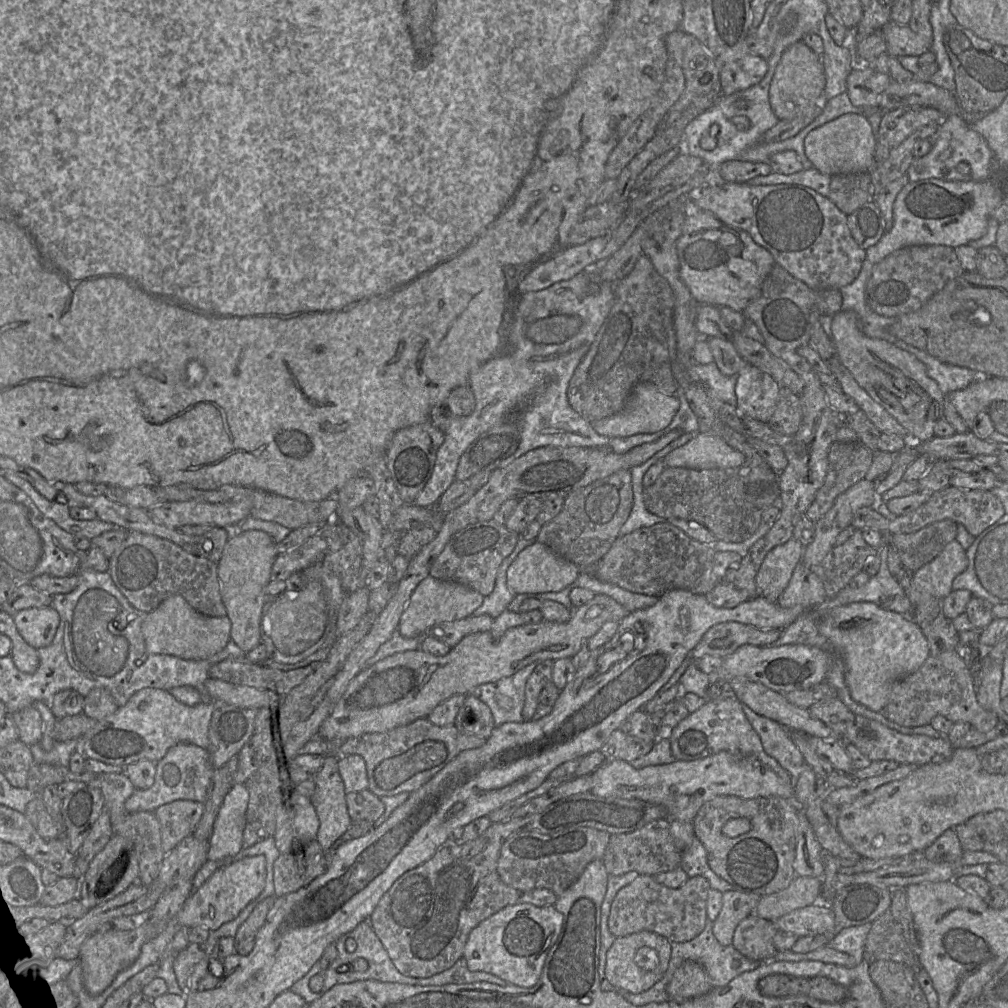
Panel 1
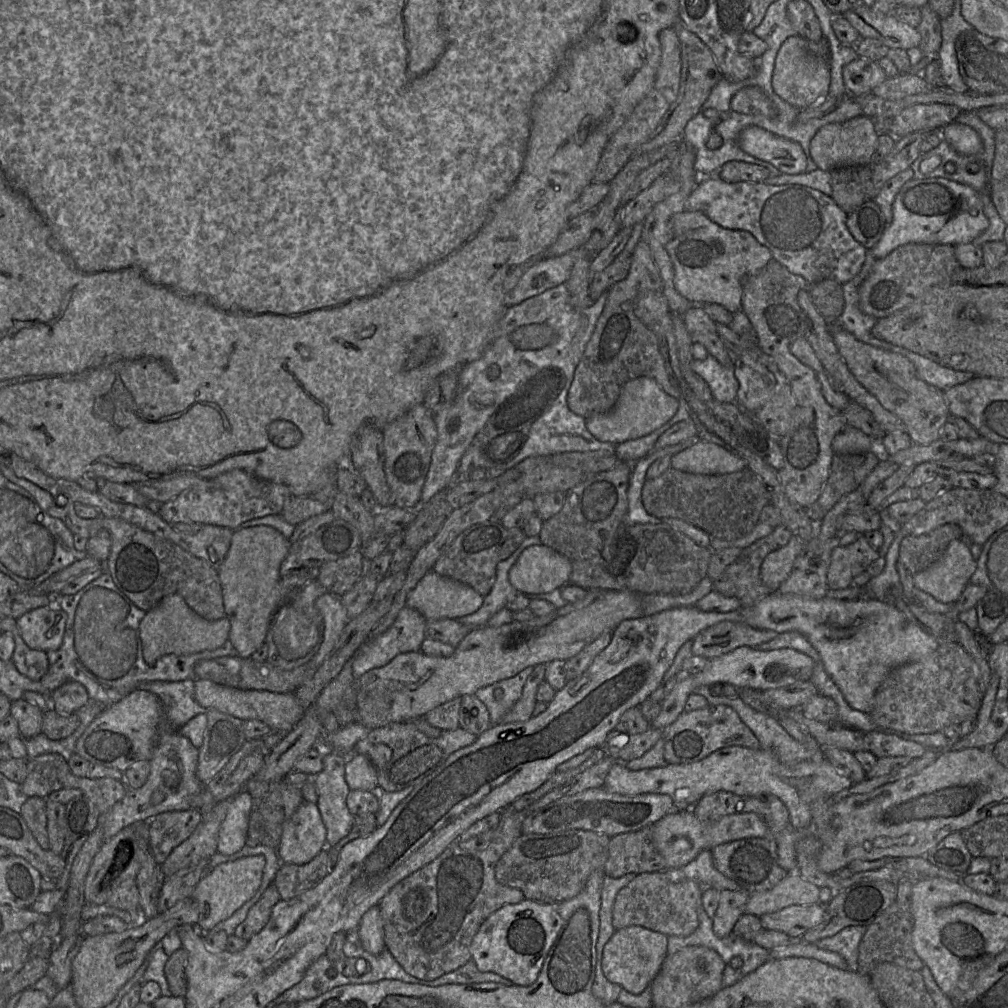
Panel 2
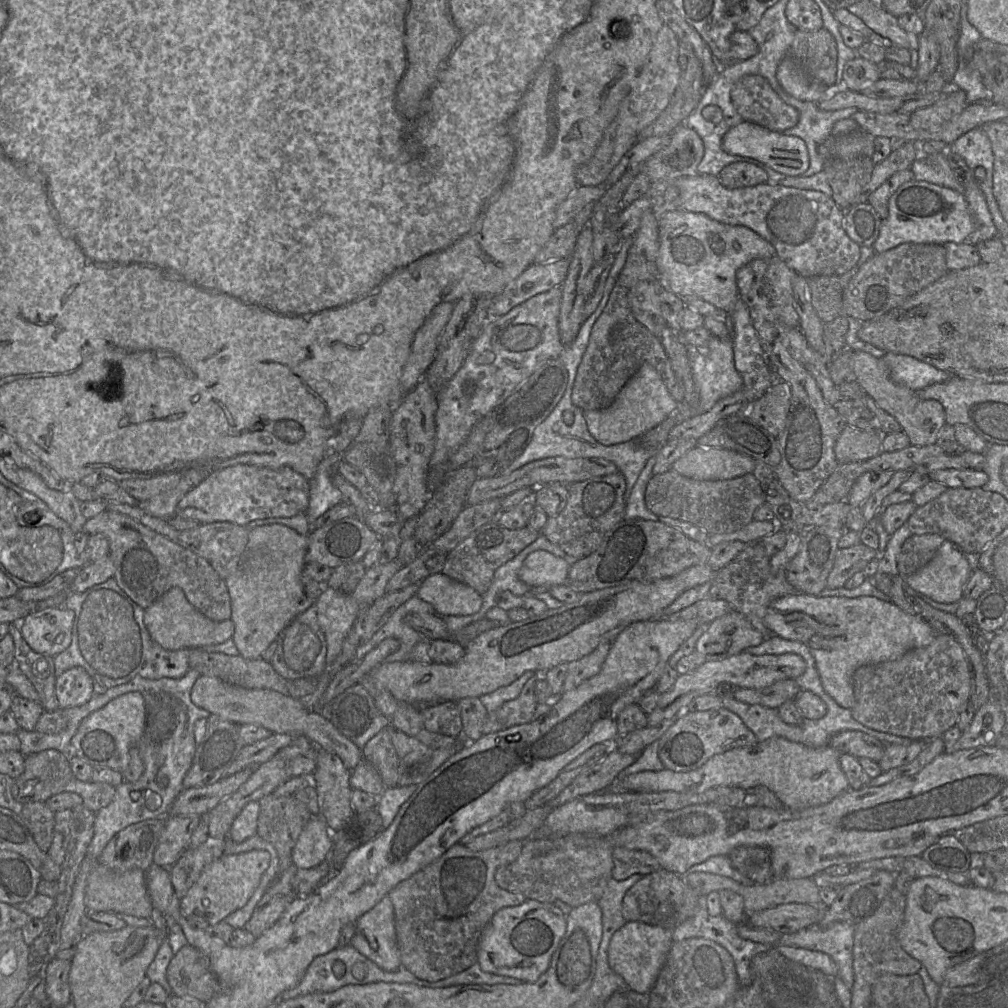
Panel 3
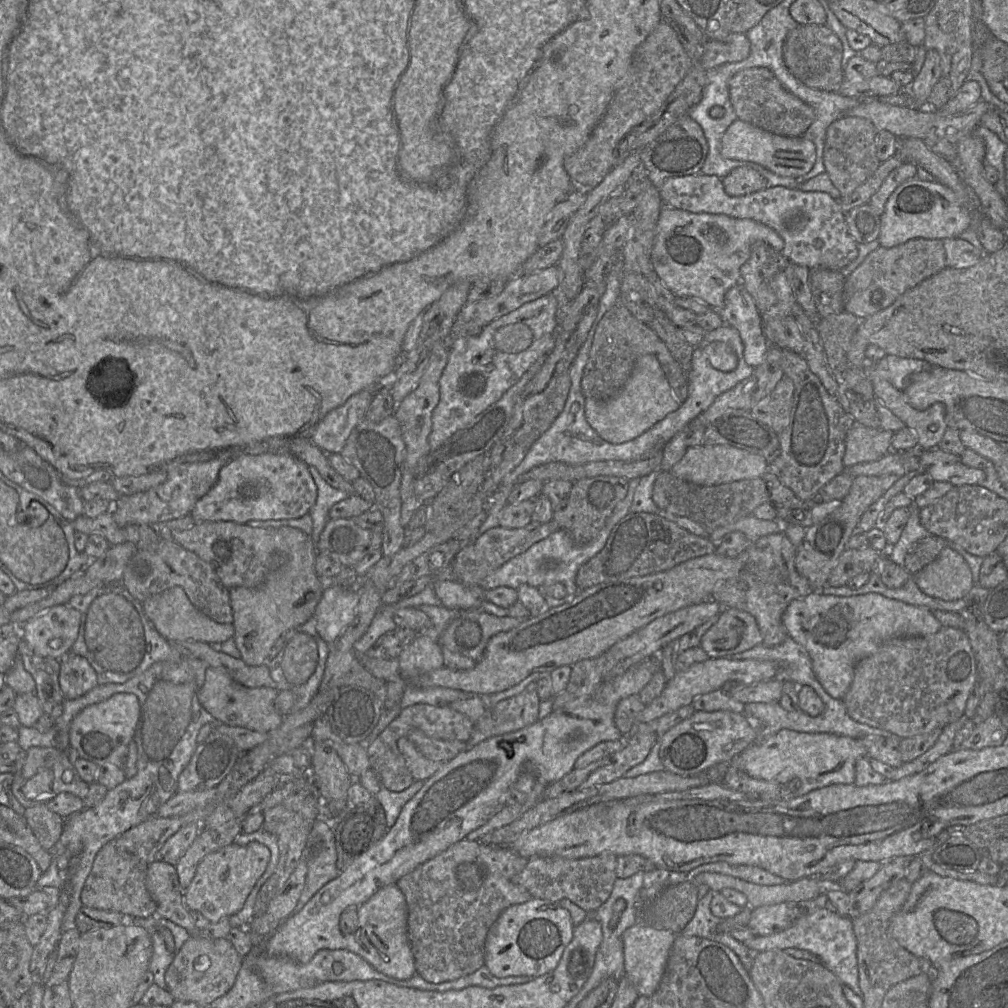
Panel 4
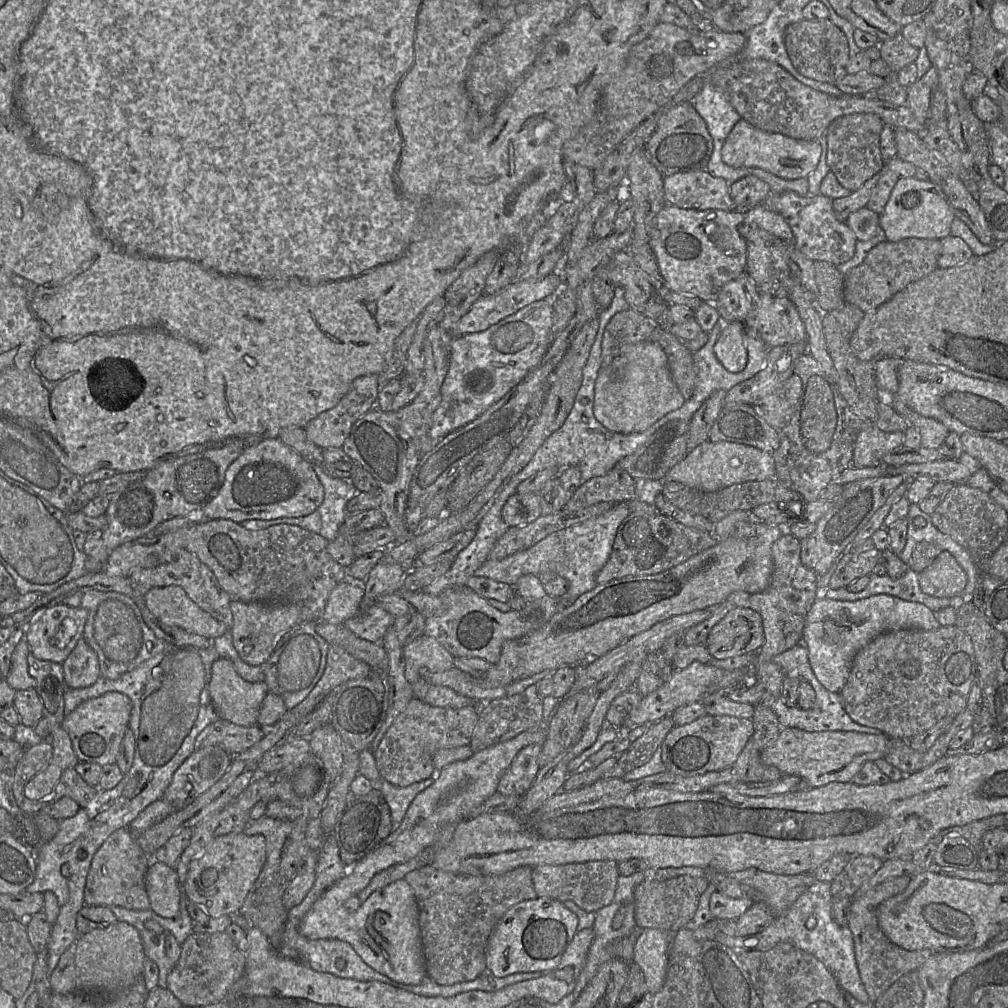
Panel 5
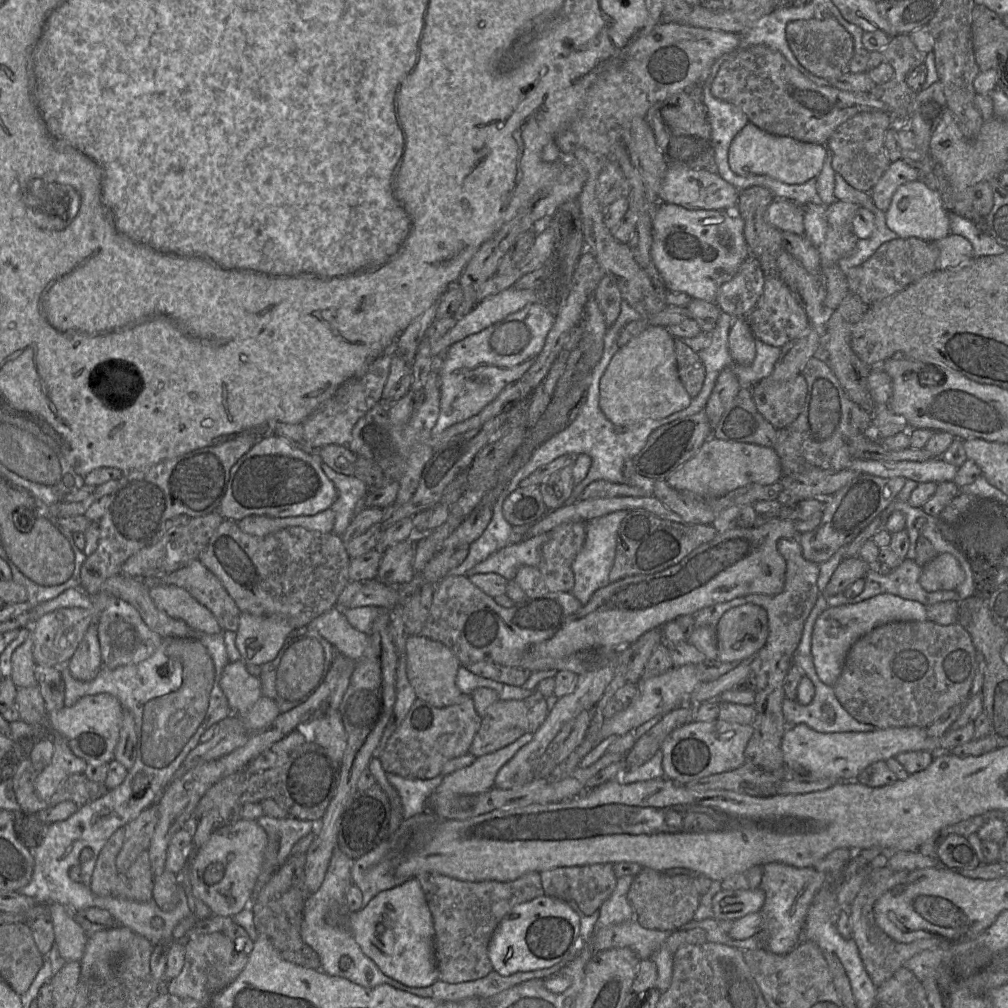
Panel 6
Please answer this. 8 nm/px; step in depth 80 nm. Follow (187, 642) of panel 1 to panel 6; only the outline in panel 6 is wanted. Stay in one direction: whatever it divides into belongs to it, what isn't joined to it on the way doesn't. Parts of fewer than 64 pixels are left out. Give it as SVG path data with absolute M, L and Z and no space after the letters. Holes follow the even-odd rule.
M166 584L149 586L149 595L154 604L168 616L183 620L192 629L206 634L223 632L212 612L184 588Z

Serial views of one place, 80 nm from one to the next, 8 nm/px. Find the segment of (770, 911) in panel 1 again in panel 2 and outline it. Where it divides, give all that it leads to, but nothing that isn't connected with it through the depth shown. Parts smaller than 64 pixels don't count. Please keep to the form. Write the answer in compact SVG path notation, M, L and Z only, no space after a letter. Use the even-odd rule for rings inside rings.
M792 872L770 890L750 893L745 913L760 917L792 905L816 904L819 898L818 886Z

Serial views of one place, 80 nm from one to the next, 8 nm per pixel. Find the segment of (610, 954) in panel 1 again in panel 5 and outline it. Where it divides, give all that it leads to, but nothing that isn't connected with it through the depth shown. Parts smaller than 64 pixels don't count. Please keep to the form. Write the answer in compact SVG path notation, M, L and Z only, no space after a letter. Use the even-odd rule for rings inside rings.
M637 929L631 963L642 970L647 992L651 994L657 993L664 985L673 934L659 929Z

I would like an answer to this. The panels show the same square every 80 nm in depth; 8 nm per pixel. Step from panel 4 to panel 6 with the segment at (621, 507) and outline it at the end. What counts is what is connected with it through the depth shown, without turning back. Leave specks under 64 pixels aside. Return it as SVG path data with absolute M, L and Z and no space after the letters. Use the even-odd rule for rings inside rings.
M619 510L585 522L586 539L572 564L574 586L571 590L571 594L583 605L589 601L595 591L610 583L609 573L615 559L618 532L627 514L627 510ZM550 532L525 539L496 551L466 573L466 577L478 574L497 574L507 581L514 580L522 566L538 568L543 545L550 539Z

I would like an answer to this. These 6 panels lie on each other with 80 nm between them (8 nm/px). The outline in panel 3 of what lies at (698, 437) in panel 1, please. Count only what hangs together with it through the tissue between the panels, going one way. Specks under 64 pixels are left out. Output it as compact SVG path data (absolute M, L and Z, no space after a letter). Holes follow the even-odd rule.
M697 445L672 466L681 475L703 481L728 480L753 473L755 460L748 455L721 447Z

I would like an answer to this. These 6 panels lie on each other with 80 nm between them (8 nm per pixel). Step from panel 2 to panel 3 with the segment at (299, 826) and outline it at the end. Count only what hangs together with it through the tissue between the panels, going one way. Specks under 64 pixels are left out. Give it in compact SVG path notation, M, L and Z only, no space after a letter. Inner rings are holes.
M321 815L312 816L304 826L292 851L297 868L313 868L325 861L333 847L333 835Z

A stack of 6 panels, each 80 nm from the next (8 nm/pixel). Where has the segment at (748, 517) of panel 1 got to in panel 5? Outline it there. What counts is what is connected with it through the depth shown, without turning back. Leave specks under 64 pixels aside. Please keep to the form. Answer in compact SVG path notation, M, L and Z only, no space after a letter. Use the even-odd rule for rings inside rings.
M767 479L763 481L750 481L728 486L716 492L702 492L679 482L666 481L663 483L662 495L677 508L705 517L716 524L733 511L751 511L753 508L774 500L777 480Z

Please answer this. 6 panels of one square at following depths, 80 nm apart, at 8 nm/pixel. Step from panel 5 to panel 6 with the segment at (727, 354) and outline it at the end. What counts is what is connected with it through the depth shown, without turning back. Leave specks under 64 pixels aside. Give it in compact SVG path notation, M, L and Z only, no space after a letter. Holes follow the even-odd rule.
M745 317L733 319L728 336L728 348L733 363L748 366L755 358L755 337Z

